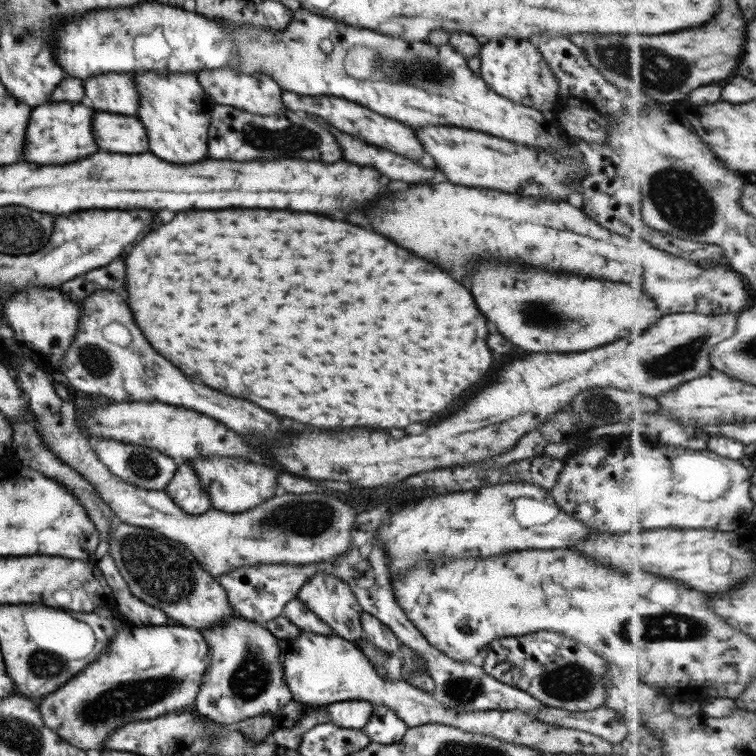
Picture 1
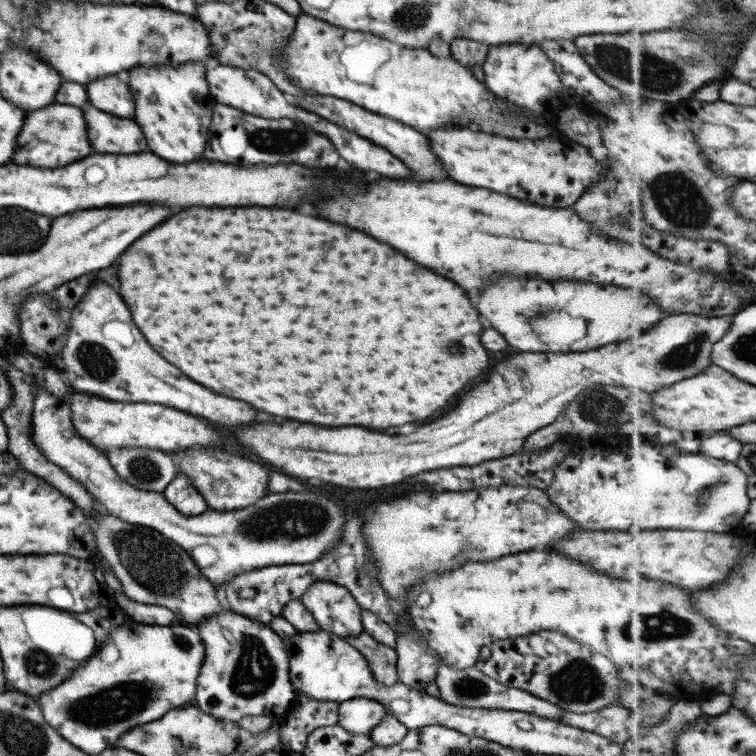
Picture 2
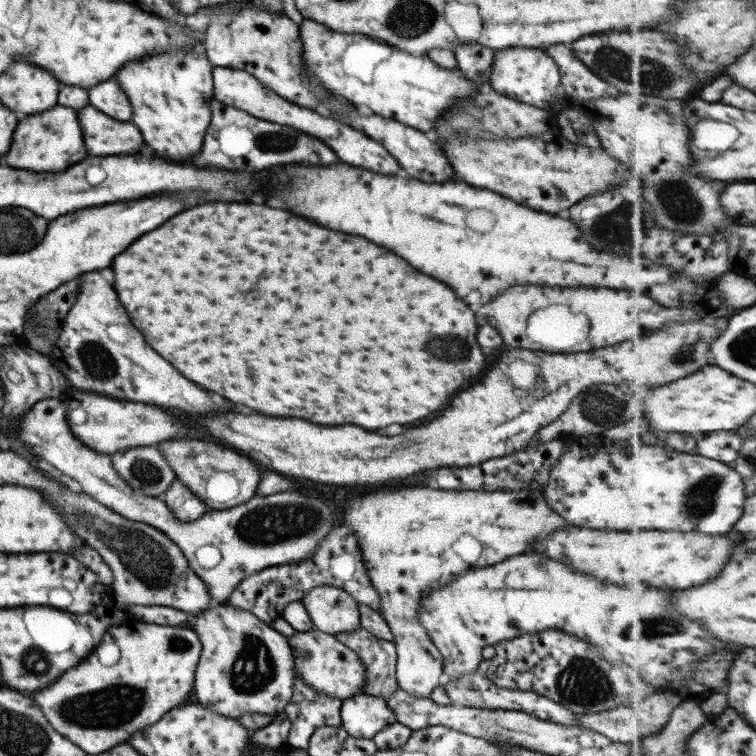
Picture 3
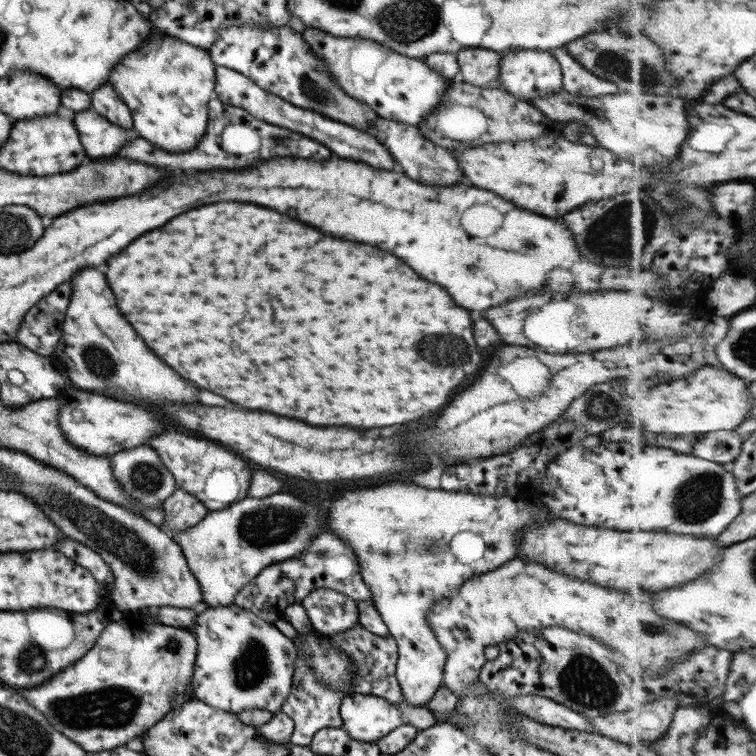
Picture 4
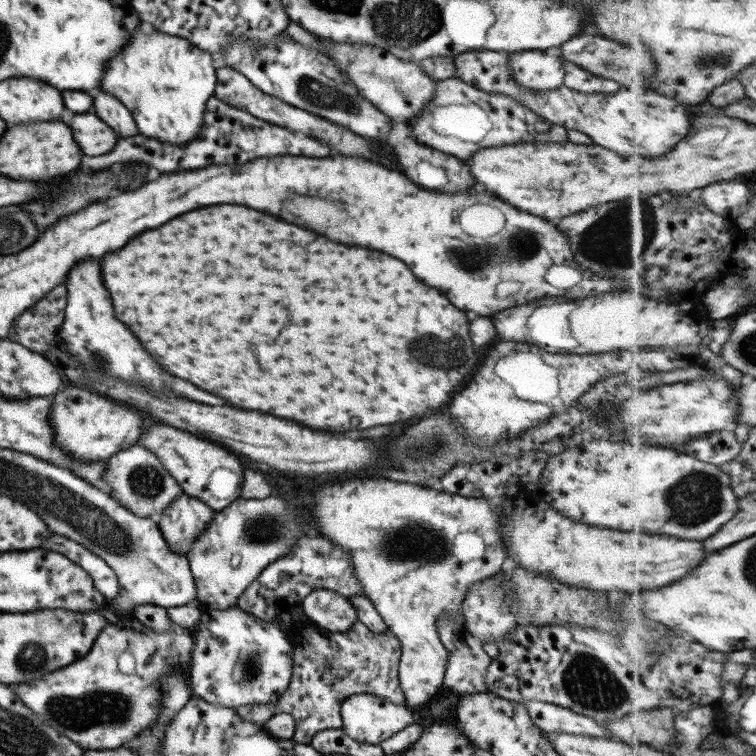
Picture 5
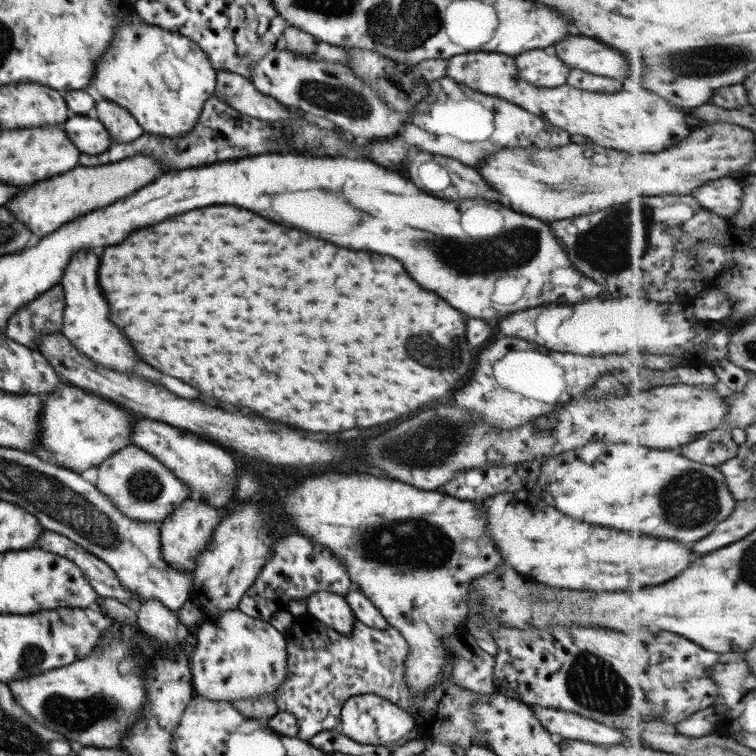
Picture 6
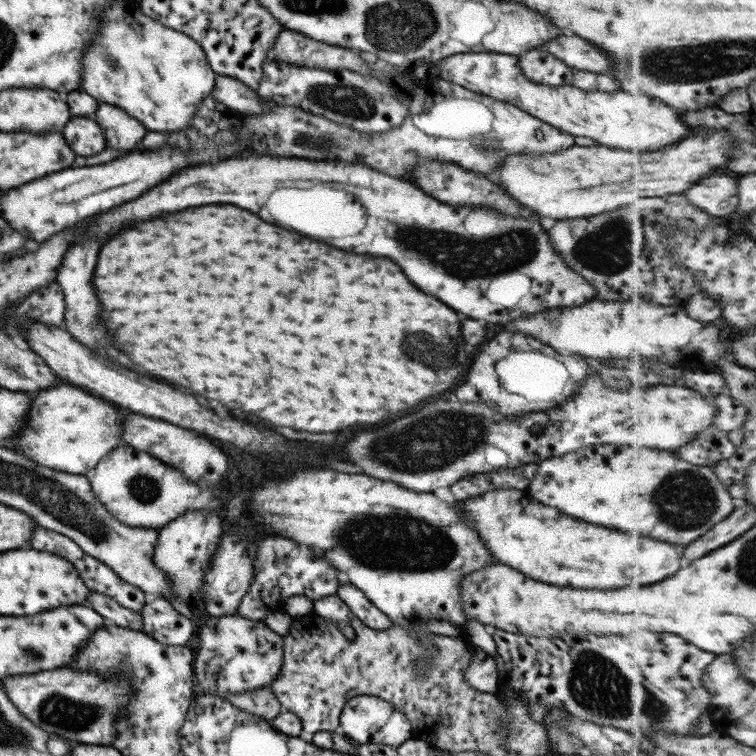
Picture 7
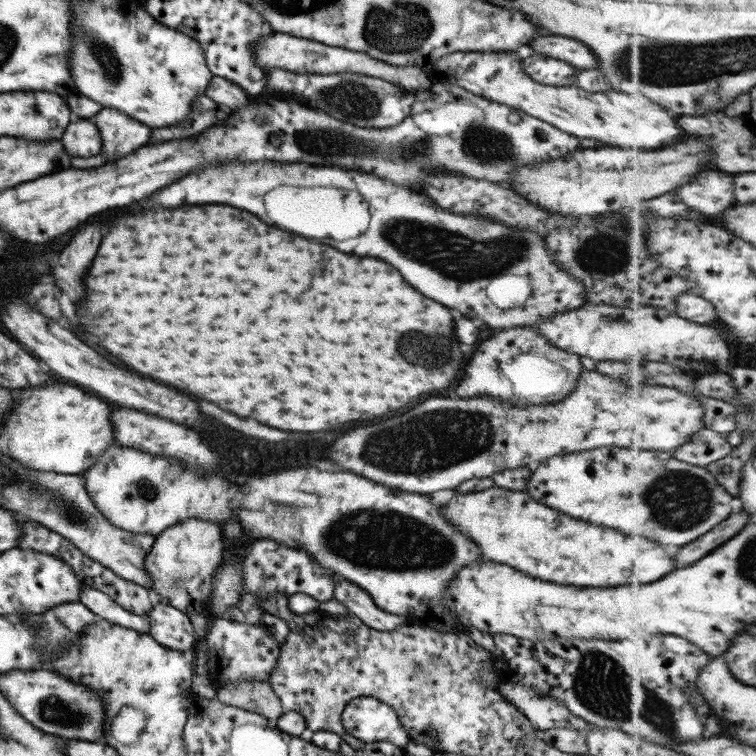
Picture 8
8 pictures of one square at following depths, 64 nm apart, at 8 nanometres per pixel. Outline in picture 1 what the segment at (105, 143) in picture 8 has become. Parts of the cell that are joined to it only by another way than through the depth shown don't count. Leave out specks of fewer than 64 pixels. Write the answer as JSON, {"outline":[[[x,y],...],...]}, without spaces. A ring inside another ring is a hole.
{"outline":[[[105,73],[82,81],[86,104],[95,110],[133,116],[139,108],[132,74]]]}

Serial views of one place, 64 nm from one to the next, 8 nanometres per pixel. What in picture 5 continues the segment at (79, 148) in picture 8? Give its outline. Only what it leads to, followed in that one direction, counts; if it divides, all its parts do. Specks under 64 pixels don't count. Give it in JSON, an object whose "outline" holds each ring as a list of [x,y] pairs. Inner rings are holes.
{"outline":[[[75,114],[67,126],[73,132],[73,140],[87,156],[99,156],[109,152],[119,138],[117,134],[111,132],[107,124],[103,124],[93,114]]]}

